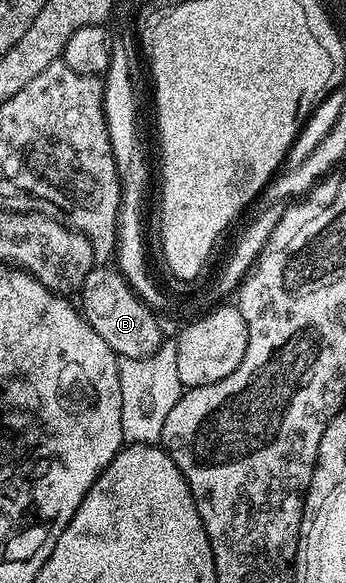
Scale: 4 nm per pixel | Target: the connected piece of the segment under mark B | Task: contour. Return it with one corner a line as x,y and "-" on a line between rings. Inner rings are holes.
93,267
79,290
79,308
85,321
106,339
106,343
121,358
148,357
162,344
157,314
134,292
123,273
112,267

